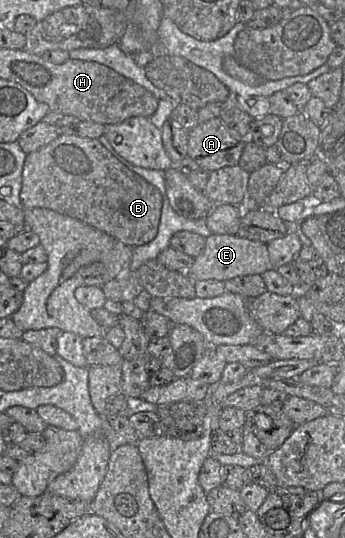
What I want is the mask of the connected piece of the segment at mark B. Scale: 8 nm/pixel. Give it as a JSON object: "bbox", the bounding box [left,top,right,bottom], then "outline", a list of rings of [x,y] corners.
{"bbox":[20,134,163,247],"outline":[[[65,134],[26,155],[20,201],[22,208],[56,211],[131,247],[156,236],[163,206],[160,191],[117,160],[98,139]]]}

